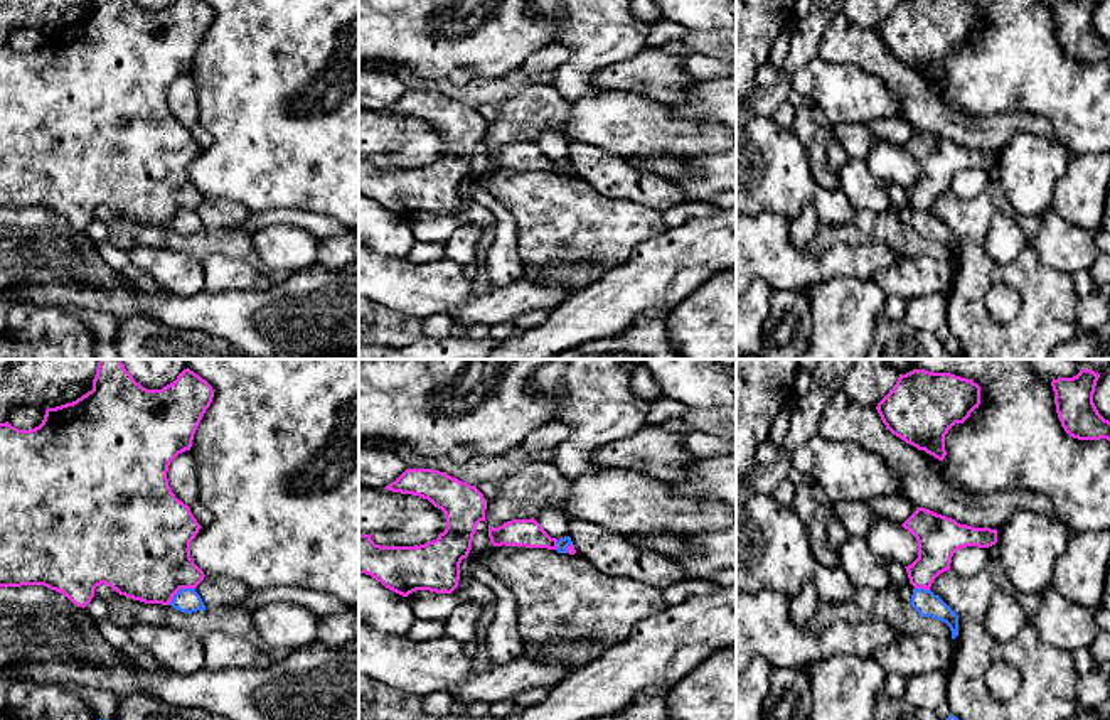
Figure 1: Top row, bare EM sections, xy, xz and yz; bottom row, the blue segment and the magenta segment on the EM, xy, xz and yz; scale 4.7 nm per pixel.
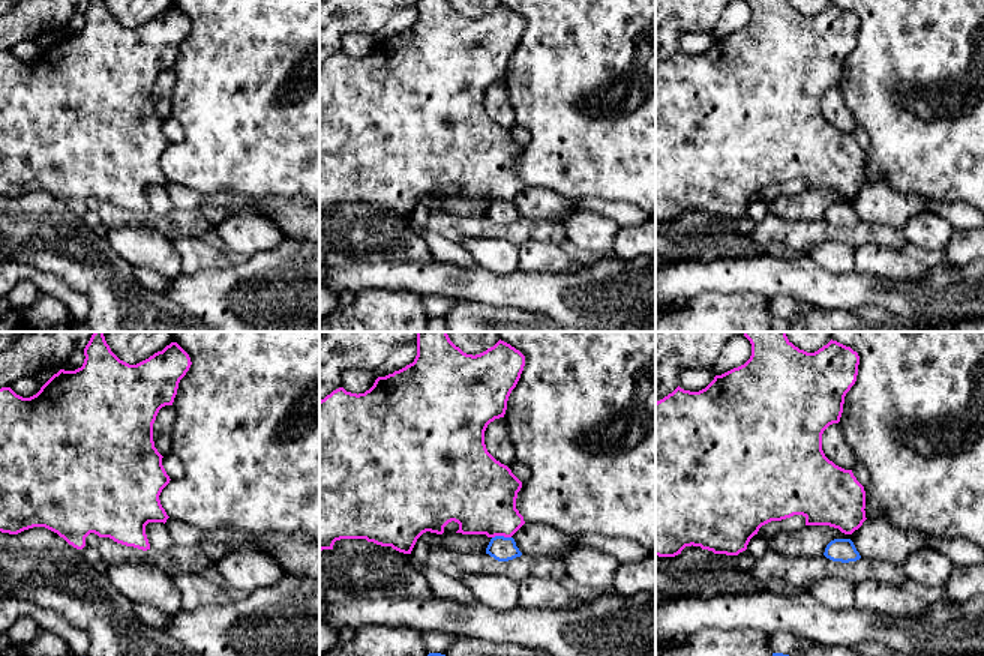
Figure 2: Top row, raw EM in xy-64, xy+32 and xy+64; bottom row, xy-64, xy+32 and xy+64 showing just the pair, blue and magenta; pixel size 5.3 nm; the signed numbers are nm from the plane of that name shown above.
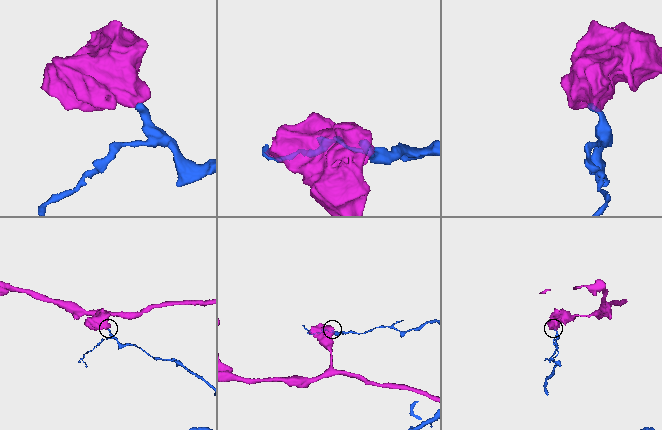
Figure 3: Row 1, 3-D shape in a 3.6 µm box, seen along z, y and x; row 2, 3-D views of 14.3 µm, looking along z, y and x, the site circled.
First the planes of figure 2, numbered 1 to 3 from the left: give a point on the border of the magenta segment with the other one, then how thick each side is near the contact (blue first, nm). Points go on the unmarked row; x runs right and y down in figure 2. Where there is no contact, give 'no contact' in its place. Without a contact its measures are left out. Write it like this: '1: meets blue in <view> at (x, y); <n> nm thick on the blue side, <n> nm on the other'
1: no contact
2: meets blue in xy+32 at (501, 200); 130 nm thick on the blue side, 380 nm on the other
3: no contact

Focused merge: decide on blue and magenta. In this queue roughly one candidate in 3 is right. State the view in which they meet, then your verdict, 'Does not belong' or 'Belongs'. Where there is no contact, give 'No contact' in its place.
Touches blue in xy. Does not belong

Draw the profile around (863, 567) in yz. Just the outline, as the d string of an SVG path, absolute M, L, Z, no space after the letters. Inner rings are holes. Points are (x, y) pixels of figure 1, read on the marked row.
M849 536L837 550L837 565L856 588L869 588L886 597L891 588L888 565L879 558L866 538Z

